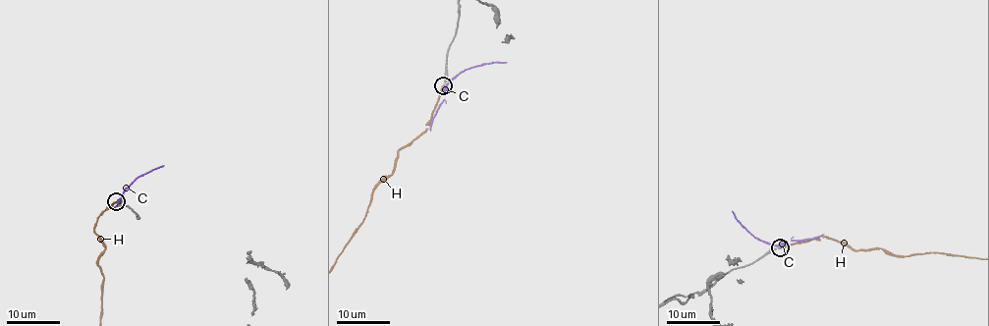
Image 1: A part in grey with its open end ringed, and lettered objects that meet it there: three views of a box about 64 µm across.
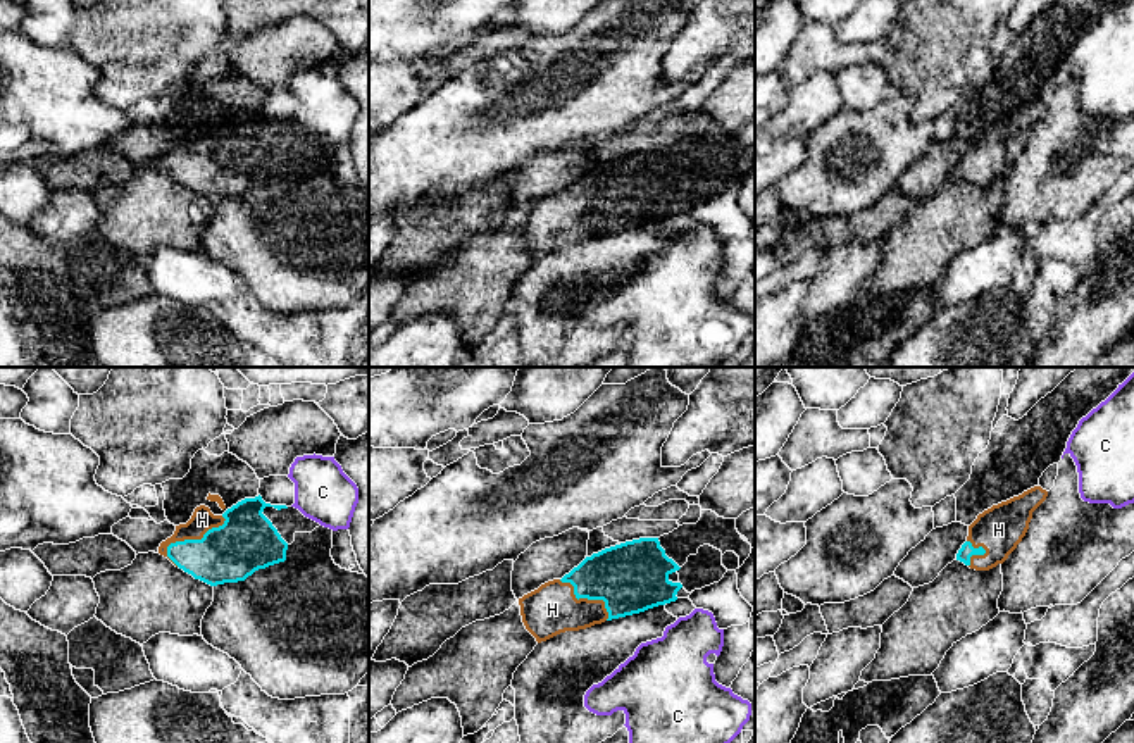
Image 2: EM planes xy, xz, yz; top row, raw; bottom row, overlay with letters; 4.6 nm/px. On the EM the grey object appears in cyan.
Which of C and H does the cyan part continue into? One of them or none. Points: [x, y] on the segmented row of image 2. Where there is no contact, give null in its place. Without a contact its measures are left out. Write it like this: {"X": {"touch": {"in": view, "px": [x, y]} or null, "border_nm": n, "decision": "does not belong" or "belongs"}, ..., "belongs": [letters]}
{"C": {"touch": null, "decision": "does not belong"}, "H": {"touch": {"in": "xy", "px": [192, 540]}, "border_nm": 340, "decision": "belongs"}, "belongs": ["H"]}

